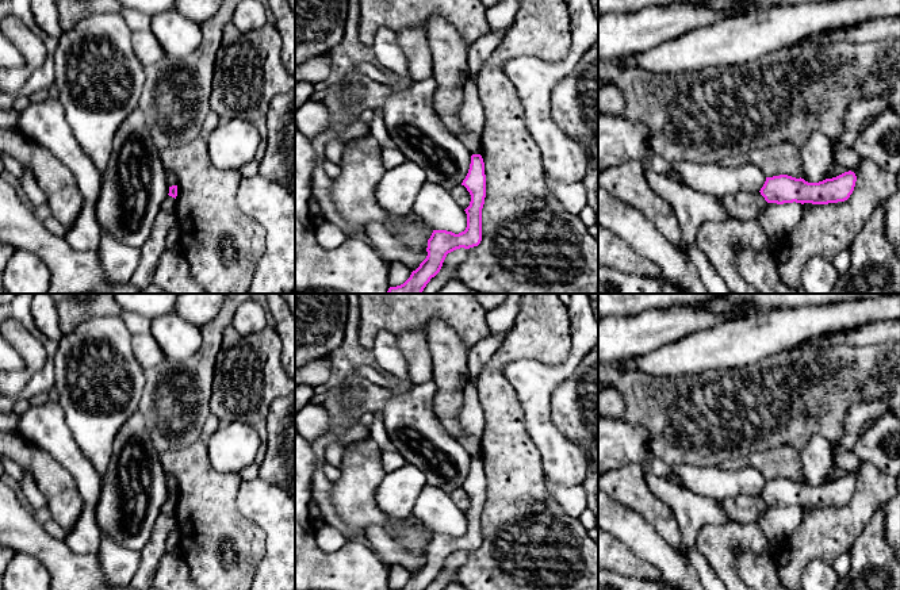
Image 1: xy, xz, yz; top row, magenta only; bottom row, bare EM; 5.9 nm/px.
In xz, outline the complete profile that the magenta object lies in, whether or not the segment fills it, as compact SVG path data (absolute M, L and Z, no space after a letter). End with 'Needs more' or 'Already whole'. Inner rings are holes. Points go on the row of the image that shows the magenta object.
M480 154L471 156L471 164L462 185L471 195L467 214L467 227L455 234L447 230L433 230L428 240L428 256L420 267L411 272L410 277L401 286L390 287L387 294L422 294L426 284L434 277L448 253L464 248L478 246L482 241L482 208L486 198L485 162Z. Already whole

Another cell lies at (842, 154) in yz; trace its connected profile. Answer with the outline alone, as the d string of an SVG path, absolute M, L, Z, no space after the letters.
M838 142L832 143L832 158L835 164L842 165L849 171L854 171L861 161L854 148Z

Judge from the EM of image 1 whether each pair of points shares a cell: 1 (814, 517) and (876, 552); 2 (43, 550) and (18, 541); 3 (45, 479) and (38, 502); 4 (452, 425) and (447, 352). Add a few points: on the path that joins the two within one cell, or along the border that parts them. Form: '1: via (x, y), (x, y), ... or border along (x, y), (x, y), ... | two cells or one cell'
1: border along (873, 513), (849, 552) | two cells
2: via (37, 543), (25, 541) | one cell
3: border along (26, 470), (48, 505) | two cells
4: via (448, 407), (448, 370) | one cell

